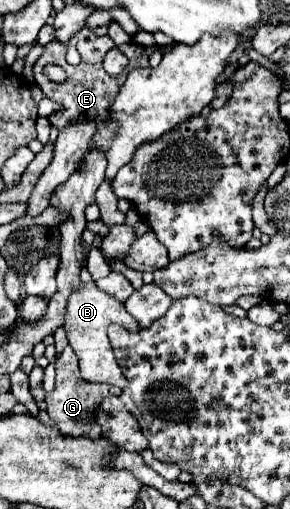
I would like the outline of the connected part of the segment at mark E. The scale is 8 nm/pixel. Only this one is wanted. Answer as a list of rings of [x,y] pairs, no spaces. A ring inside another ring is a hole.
[[[83,27],[81,31],[77,31],[71,41],[69,41],[81,55],[81,61],[79,65],[69,65],[67,59],[65,59],[65,45],[57,45],[57,43],[47,43],[45,45],[45,51],[43,55],[37,59],[37,63],[33,65],[33,77],[35,77],[35,83],[41,87],[41,91],[57,103],[57,111],[53,115],[49,115],[49,123],[61,131],[61,127],[67,127],[71,123],[81,123],[81,121],[91,121],[95,127],[107,127],[109,131],[115,131],[117,123],[111,119],[109,115],[109,107],[111,103],[115,101],[115,93],[119,91],[121,87],[121,79],[119,77],[113,77],[109,73],[105,73],[103,69],[103,57],[109,49],[115,47],[113,39],[109,39],[107,35],[103,37],[95,37],[91,29]],[[55,61],[57,65],[61,65],[65,71],[67,71],[67,81],[65,83],[51,83],[47,77],[43,77],[41,69]],[[113,79],[117,79],[117,89],[113,87]]]

